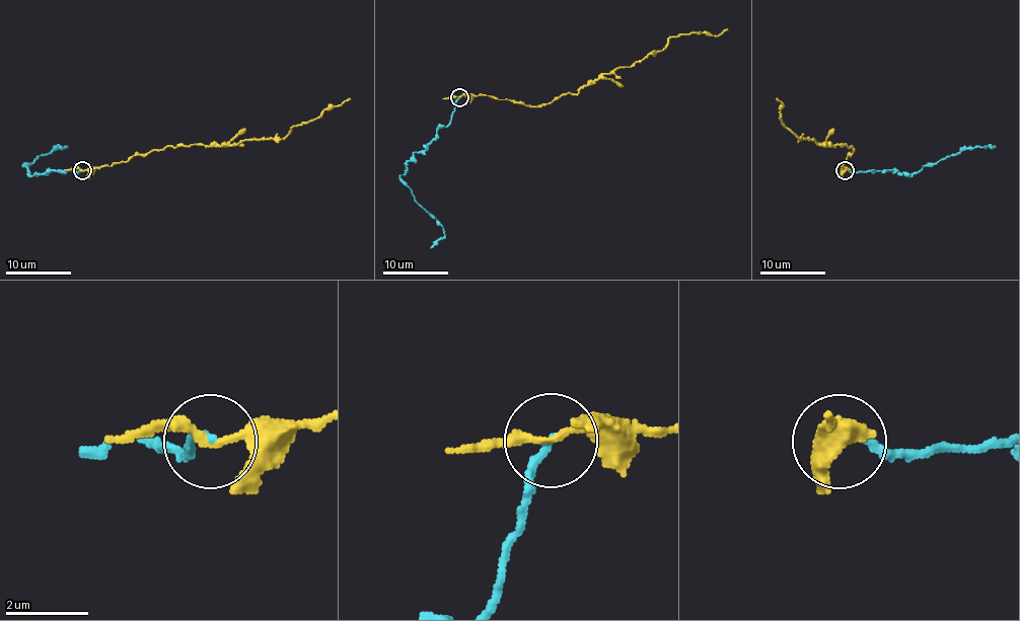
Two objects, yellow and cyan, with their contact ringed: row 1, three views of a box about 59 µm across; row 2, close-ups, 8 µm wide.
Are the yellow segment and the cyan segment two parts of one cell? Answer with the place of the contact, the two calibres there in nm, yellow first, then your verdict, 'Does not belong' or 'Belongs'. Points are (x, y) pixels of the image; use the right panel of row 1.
Place: (845, 170). Thickness 190 nm (yellow) against 180 nm. Does not belong

